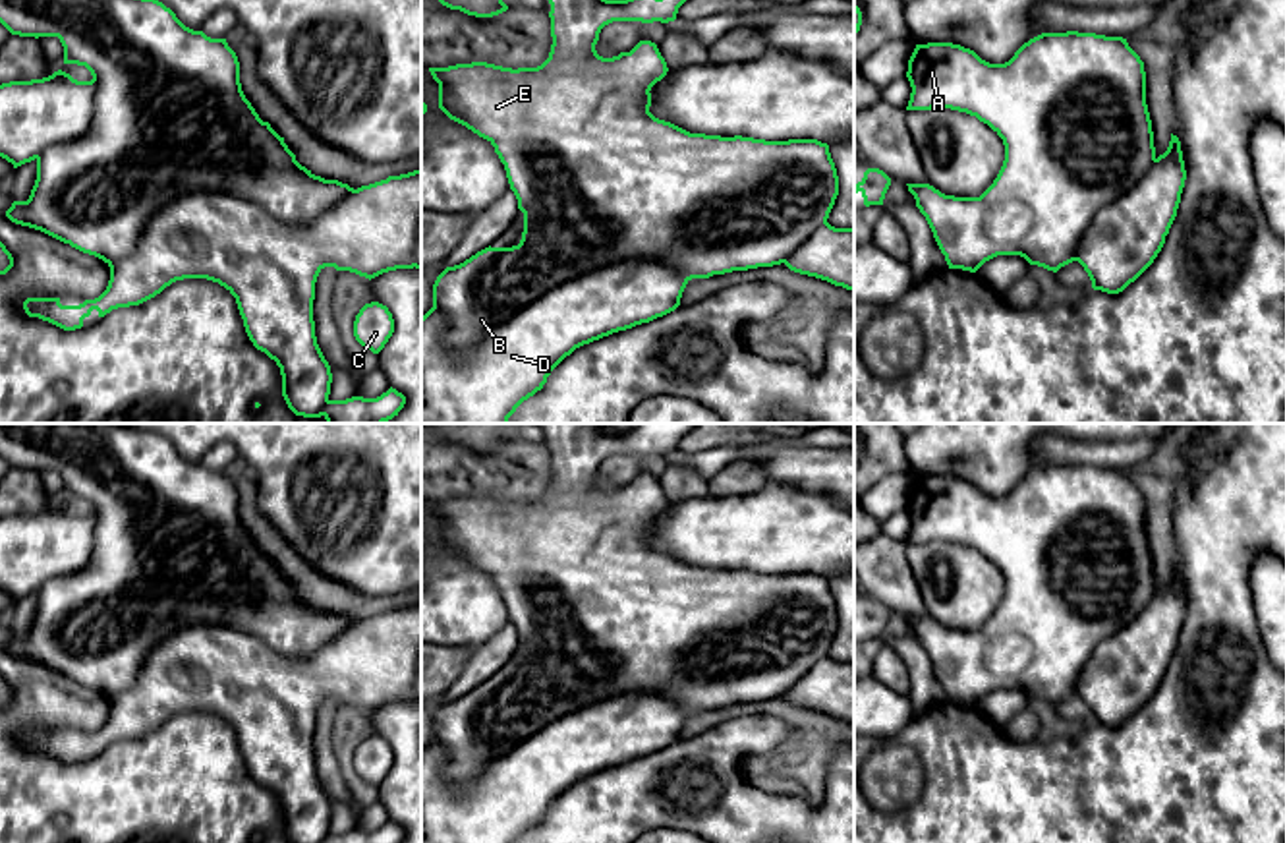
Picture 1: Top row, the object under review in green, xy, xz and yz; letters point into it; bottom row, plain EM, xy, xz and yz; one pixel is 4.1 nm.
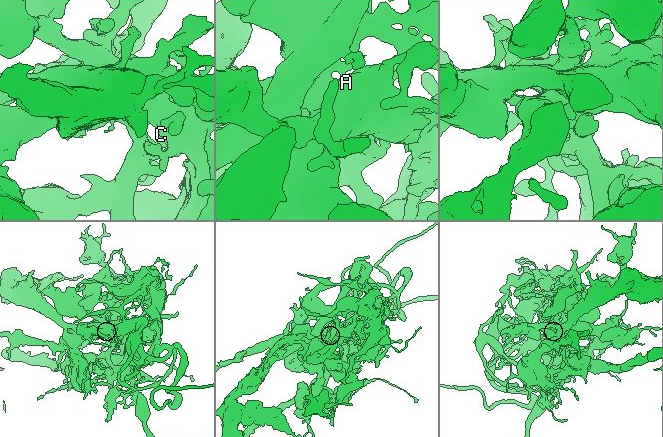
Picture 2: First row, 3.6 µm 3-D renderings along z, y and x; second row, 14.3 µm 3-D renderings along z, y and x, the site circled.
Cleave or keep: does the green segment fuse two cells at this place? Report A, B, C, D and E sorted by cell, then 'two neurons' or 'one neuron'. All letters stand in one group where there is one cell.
groups A B C E / D; two neurons

